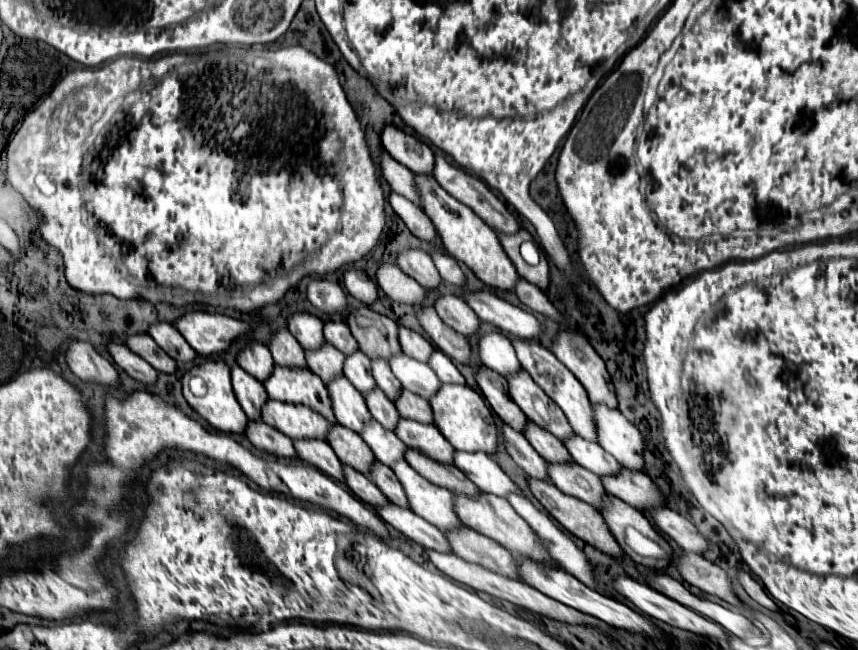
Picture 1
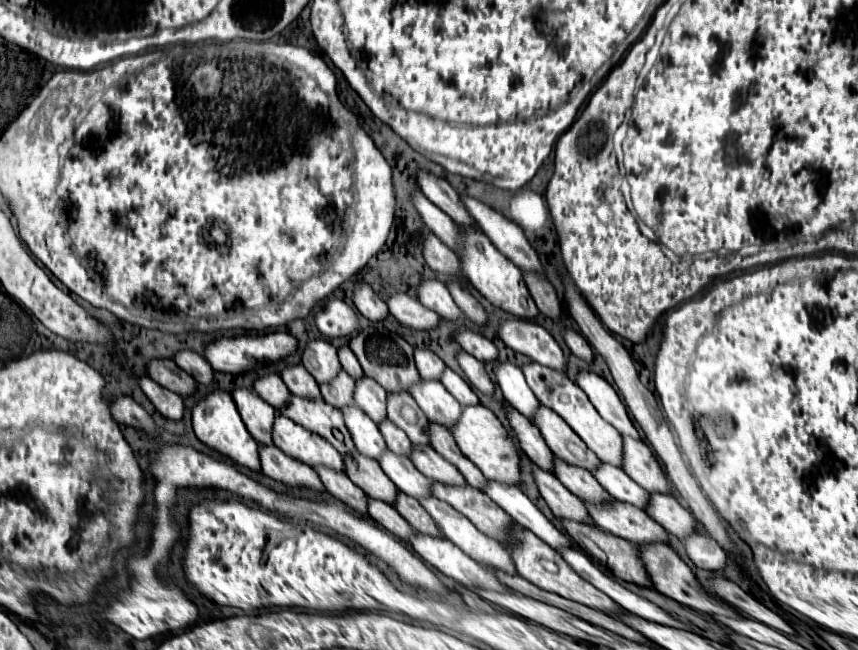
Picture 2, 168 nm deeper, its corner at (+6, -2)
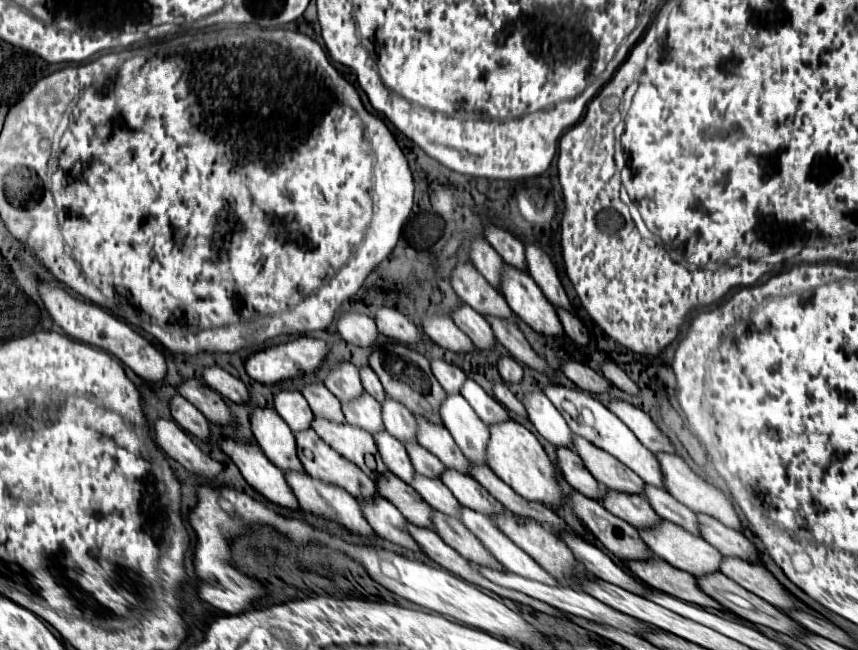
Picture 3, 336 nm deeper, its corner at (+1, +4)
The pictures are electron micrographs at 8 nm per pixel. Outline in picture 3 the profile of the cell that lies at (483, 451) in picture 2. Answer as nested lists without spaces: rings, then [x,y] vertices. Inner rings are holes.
[[[509,419],[505,423],[491,425],[487,455],[489,455],[489,467],[493,469],[493,473],[501,477],[521,497],[543,503],[545,507],[551,507],[551,509],[557,509],[563,505],[563,491],[555,475],[555,465],[551,463],[549,455],[545,453],[537,437],[517,421]]]

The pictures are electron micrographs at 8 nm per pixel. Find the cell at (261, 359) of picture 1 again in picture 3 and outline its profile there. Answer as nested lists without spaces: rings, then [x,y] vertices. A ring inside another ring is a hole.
[[[281,391],[279,395],[275,395],[275,409],[293,429],[293,433],[311,429],[313,413],[299,391]]]

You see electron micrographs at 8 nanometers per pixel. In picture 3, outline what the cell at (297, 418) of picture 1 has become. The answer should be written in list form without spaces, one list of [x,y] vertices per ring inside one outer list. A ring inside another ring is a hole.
[[[313,429],[297,433],[295,439],[299,459],[311,477],[323,483],[343,487],[357,501],[367,499],[367,495],[379,495],[375,483],[359,467],[349,463],[339,453],[335,453],[327,443],[323,443],[323,439],[315,435]]]

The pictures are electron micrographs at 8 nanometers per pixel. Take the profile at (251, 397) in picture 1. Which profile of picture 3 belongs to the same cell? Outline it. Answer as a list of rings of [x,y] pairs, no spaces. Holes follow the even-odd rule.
[[[269,407],[255,409],[251,415],[251,425],[261,451],[275,467],[279,467],[281,471],[303,473],[303,465],[297,457],[295,435],[289,425],[277,415],[277,411]]]

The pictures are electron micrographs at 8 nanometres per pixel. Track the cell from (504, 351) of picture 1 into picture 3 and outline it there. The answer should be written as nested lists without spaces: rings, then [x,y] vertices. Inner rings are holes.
[[[527,393],[521,401],[529,413],[529,421],[535,425],[539,435],[543,435],[555,447],[575,449],[573,431],[569,431],[569,425],[561,413],[543,393]]]

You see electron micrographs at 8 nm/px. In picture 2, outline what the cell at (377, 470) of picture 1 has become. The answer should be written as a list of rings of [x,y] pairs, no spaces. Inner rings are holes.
[[[396,495],[396,503],[394,503],[394,509],[398,509],[398,513],[402,513],[402,517],[420,533],[426,533],[426,535],[440,535],[434,521],[430,519],[430,515],[420,507],[420,503],[410,497],[410,495]]]

